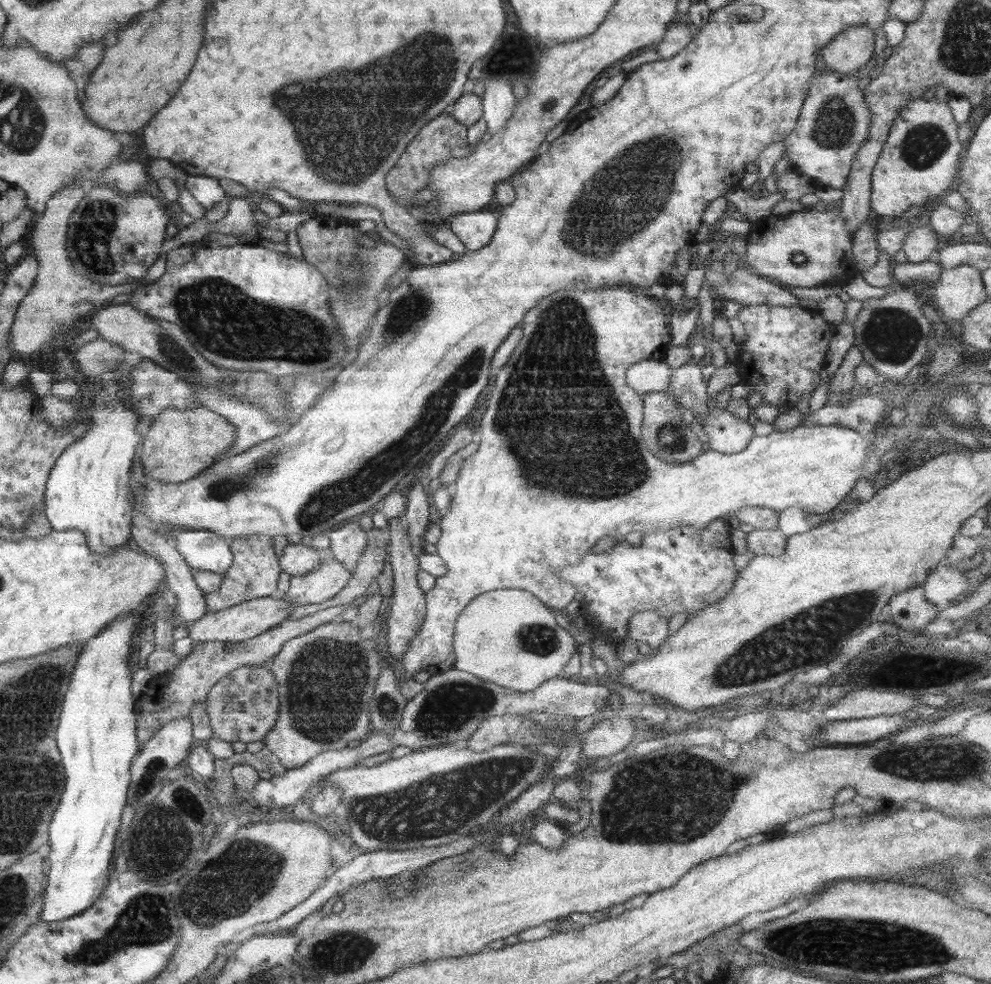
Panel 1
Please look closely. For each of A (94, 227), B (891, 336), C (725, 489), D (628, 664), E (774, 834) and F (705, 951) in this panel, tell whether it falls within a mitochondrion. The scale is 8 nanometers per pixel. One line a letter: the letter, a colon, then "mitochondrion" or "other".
A: mitochondrion
B: mitochondrion
C: other
D: other
E: other
F: other

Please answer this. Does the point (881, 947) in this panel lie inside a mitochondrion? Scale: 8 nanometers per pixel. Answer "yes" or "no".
yes

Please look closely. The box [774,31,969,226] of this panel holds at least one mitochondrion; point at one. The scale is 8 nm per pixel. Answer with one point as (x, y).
(832, 126)

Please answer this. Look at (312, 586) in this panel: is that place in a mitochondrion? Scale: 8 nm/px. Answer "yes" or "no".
no

